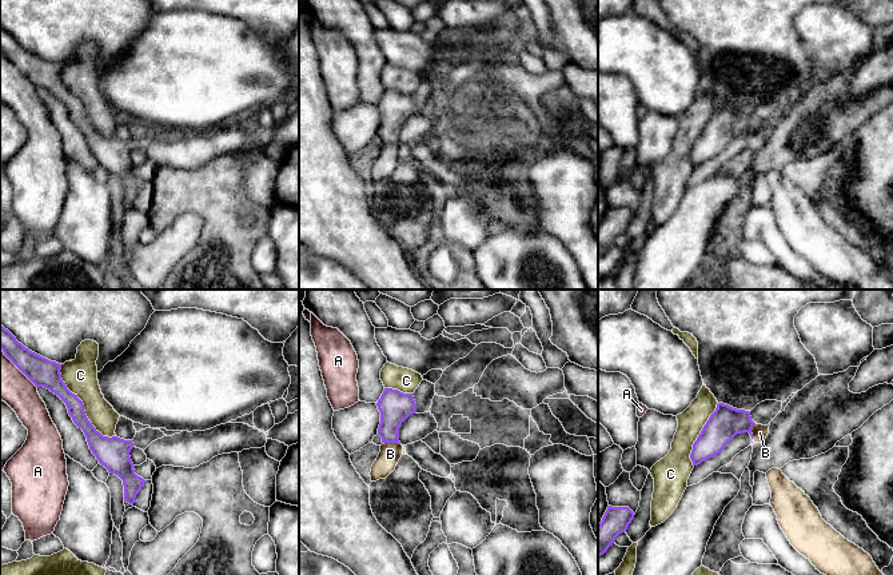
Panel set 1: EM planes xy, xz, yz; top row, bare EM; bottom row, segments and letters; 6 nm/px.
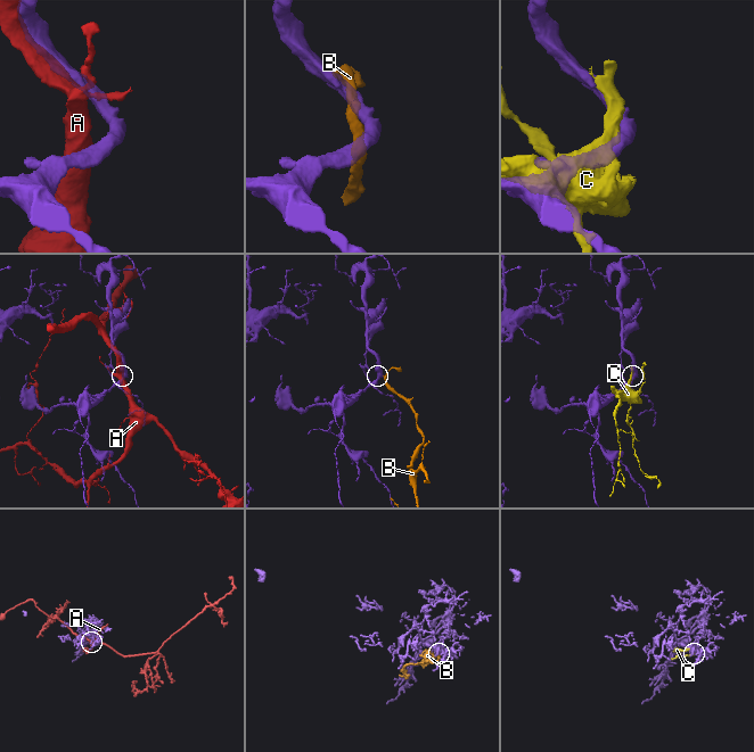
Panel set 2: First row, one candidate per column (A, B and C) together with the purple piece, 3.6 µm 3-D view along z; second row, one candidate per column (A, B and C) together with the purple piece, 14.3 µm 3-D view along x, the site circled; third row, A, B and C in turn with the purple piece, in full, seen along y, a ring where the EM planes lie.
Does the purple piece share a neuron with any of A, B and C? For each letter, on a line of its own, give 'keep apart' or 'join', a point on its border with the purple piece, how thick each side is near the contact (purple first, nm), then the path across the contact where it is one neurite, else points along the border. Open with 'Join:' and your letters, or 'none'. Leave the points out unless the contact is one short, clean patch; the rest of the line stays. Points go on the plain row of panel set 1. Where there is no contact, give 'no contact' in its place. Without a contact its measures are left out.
Join: B
A: keep apart; contact xy (16, 67); calibres 170 and 240 nm
B: join; contact xz (391, 143); calibres 190 and 130 nm; way xz (394, 107), (391, 143), (390, 155)
C: keep apart; contact xy (83, 107); calibres 130 and 200 nm

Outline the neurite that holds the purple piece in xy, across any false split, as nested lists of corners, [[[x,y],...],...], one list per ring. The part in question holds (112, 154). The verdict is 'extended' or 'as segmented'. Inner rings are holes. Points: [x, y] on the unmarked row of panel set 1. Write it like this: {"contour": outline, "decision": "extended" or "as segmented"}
{"contour": [[[0,27],[0,49],[36,88],[49,91],[65,104],[73,124],[83,131],[89,151],[109,175],[123,181],[124,203],[133,207],[136,196],[147,181],[135,175],[129,157],[133,149],[132,141],[103,137],[88,121],[83,103],[63,83],[61,65],[29,52],[3,27]]], "decision": "as segmented"}

